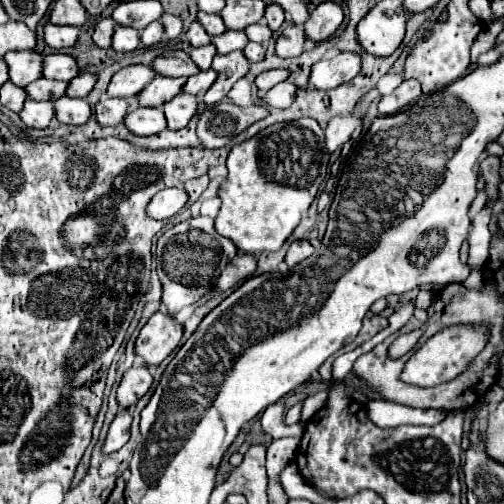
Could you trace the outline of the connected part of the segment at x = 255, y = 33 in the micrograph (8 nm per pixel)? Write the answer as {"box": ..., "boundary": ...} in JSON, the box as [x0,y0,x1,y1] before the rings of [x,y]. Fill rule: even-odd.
{"box":[245,22,271,42],"boundary":[[[257,22],[257,24],[251,24],[251,26],[247,26],[245,28],[245,34],[247,34],[247,38],[251,40],[251,42],[267,42],[269,38],[271,38],[271,30],[269,30],[269,26],[265,26],[265,22]]]}

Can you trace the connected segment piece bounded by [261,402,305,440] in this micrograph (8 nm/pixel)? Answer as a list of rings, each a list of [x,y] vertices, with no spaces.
[[[281,402],[273,404],[271,408],[267,408],[261,416],[261,424],[263,424],[263,430],[273,436],[275,440],[277,438],[285,437],[299,437],[301,438],[304,434],[305,427],[301,424],[295,424],[289,426],[283,422],[283,416],[285,416],[285,408]]]

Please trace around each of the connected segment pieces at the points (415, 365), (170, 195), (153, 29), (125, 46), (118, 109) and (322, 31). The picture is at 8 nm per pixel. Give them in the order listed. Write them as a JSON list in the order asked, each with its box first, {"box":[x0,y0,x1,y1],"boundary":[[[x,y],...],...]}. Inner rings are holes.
[{"box":[401,326,485,386],"boundary":[[[451,326],[441,330],[441,334],[435,334],[429,338],[407,362],[401,372],[401,380],[413,386],[437,386],[443,382],[449,382],[465,370],[465,366],[473,360],[473,356],[481,350],[485,344],[485,326],[481,330],[473,330],[473,326]]]},{"box":[147,188,187,220],"boundary":[[[165,188],[155,194],[147,206],[147,216],[153,220],[167,220],[175,216],[187,204],[187,192],[183,188]]]},{"box":[141,22,163,48],"boundary":[[[151,22],[151,24],[141,32],[141,44],[147,46],[147,48],[159,44],[161,38],[163,38],[163,26],[161,26],[161,22]]]},{"box":[111,26,139,52],"boundary":[[[115,26],[113,38],[111,38],[111,48],[115,52],[131,52],[139,46],[139,32],[129,26]]]},{"box":[95,98,127,126],"boundary":[[[101,98],[95,106],[95,120],[101,126],[117,126],[127,114],[125,98]]]},{"box":[303,2,343,42],"boundary":[[[323,2],[319,4],[307,18],[307,22],[303,24],[305,28],[305,36],[319,42],[319,40],[327,40],[343,22],[343,10],[339,4],[335,2]]]}]

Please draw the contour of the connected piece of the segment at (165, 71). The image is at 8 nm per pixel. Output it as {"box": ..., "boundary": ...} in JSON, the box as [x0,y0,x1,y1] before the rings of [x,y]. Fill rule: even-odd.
{"box":[149,50,199,78],"boundary":[[[169,50],[161,56],[157,56],[149,66],[161,76],[185,76],[185,78],[189,78],[189,76],[199,72],[197,66],[193,66],[193,60],[189,58],[189,54],[183,50]]]}

